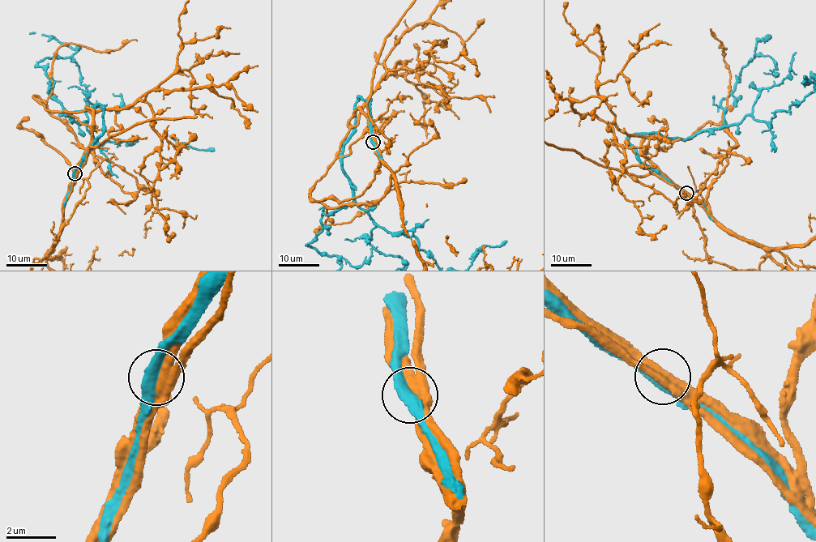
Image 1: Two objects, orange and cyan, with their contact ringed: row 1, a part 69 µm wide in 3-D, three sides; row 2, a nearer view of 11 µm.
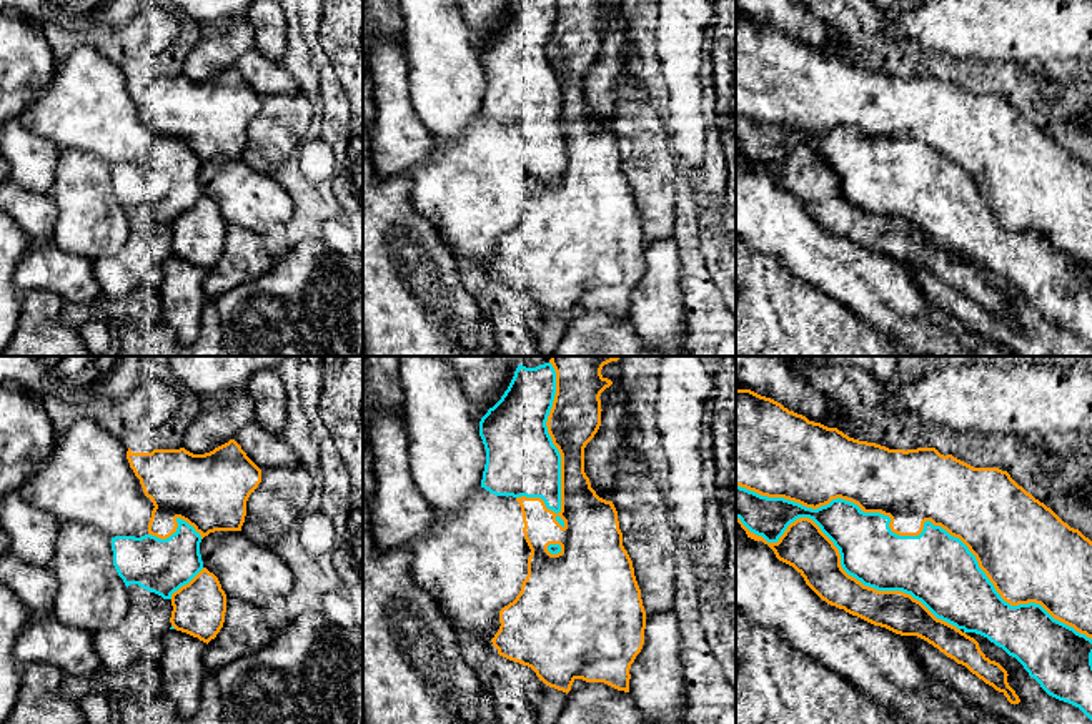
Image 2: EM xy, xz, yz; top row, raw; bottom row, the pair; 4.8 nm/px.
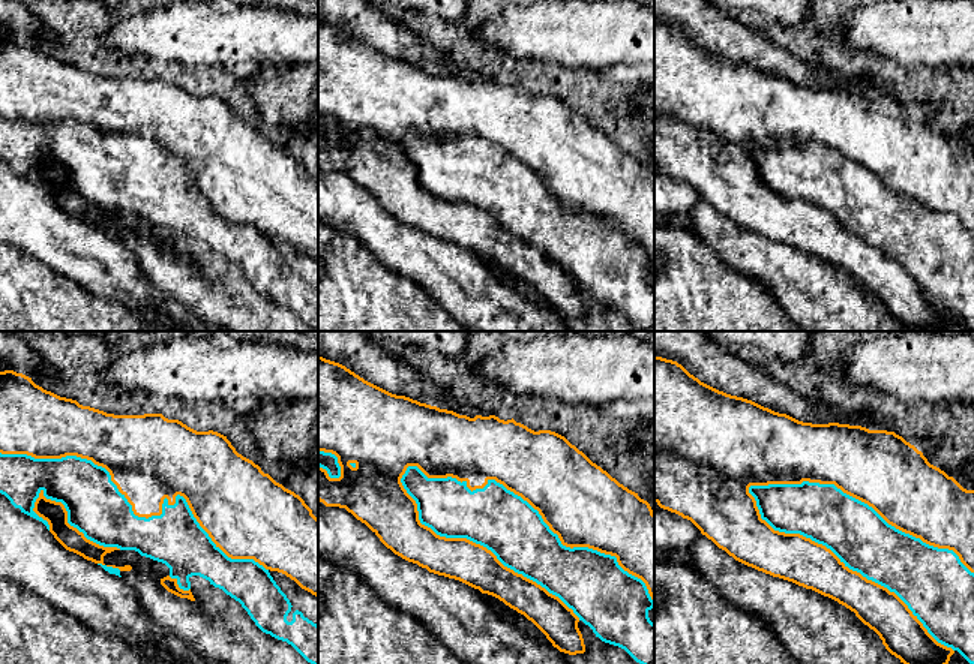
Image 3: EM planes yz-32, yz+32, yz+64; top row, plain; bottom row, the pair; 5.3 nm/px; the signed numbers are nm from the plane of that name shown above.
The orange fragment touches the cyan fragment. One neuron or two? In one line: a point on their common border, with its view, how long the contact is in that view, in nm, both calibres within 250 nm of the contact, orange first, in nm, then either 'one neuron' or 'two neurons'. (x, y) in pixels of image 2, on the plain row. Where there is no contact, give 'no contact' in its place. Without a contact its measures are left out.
meets orange in yz at (919, 160); contact 1850 nm long; 360 nm thick on the orange side, 360 nm on the other; two neurons

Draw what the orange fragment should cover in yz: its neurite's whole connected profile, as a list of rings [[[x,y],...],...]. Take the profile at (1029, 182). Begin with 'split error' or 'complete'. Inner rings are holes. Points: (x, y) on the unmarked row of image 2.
complete; [[[736,17],[736,113],[812,136],[841,125],[864,140],[889,143],[889,155],[899,163],[919,163],[924,150],[931,148],[969,175],[1005,230],[1040,231],[1054,246],[1092,266],[1092,168],[1019,113],[1007,98],[974,95],[952,82],[941,82],[936,75],[904,78],[859,68],[837,55],[809,48],[771,25]]]

